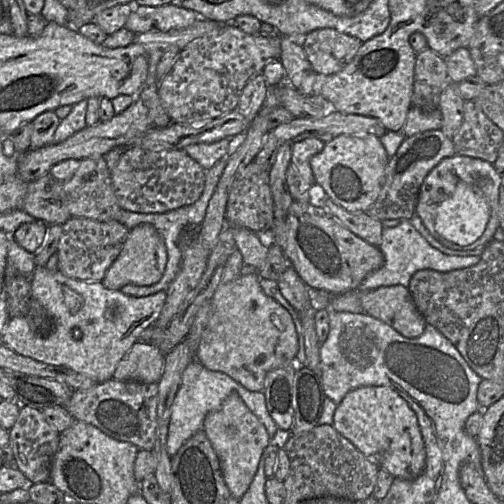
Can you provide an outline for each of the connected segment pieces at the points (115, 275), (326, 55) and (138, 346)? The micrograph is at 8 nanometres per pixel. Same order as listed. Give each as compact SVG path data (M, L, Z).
M148 223L132 228L122 246L121 252L107 270L102 284L110 290L120 290L128 284L151 285L160 280L167 263L167 249L157 229Z
M322 28L307 34L303 49L315 73L331 75L343 70L361 45L354 36L333 28Z
M137 341L118 363L113 378L118 381L158 383L165 355L153 344Z

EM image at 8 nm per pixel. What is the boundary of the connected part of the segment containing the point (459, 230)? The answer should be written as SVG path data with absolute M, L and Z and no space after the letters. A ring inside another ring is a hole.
M458 154L446 157L423 180L415 214L429 233L449 249L484 248L499 228L501 176L493 164L482 159Z

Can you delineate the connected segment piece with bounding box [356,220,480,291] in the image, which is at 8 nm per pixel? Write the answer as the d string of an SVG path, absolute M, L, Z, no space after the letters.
M402 220L393 228L383 228L382 242L379 249L384 256L383 265L369 274L356 290L371 291L383 286L402 285L408 288L412 276L419 270L430 269L439 272L449 272L476 265L480 256L450 256L442 253L415 229L409 220Z

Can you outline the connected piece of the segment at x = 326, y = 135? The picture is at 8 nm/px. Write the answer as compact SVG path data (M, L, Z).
M330 110L327 115L323 116L322 118L294 118L289 123L281 124L274 130L269 131L264 141L263 147L256 155L254 162L261 166L262 169L270 171L276 160L277 153L280 147L283 145L293 145L294 143L305 140L307 138L317 138L327 143L339 135L375 135L380 138L386 133L386 131L387 130L383 124L374 117L358 114L345 114L334 110Z

